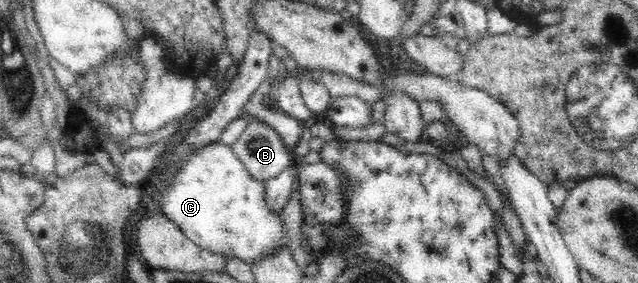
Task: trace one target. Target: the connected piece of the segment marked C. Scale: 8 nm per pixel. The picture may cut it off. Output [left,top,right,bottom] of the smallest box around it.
[158,141,285,264]

